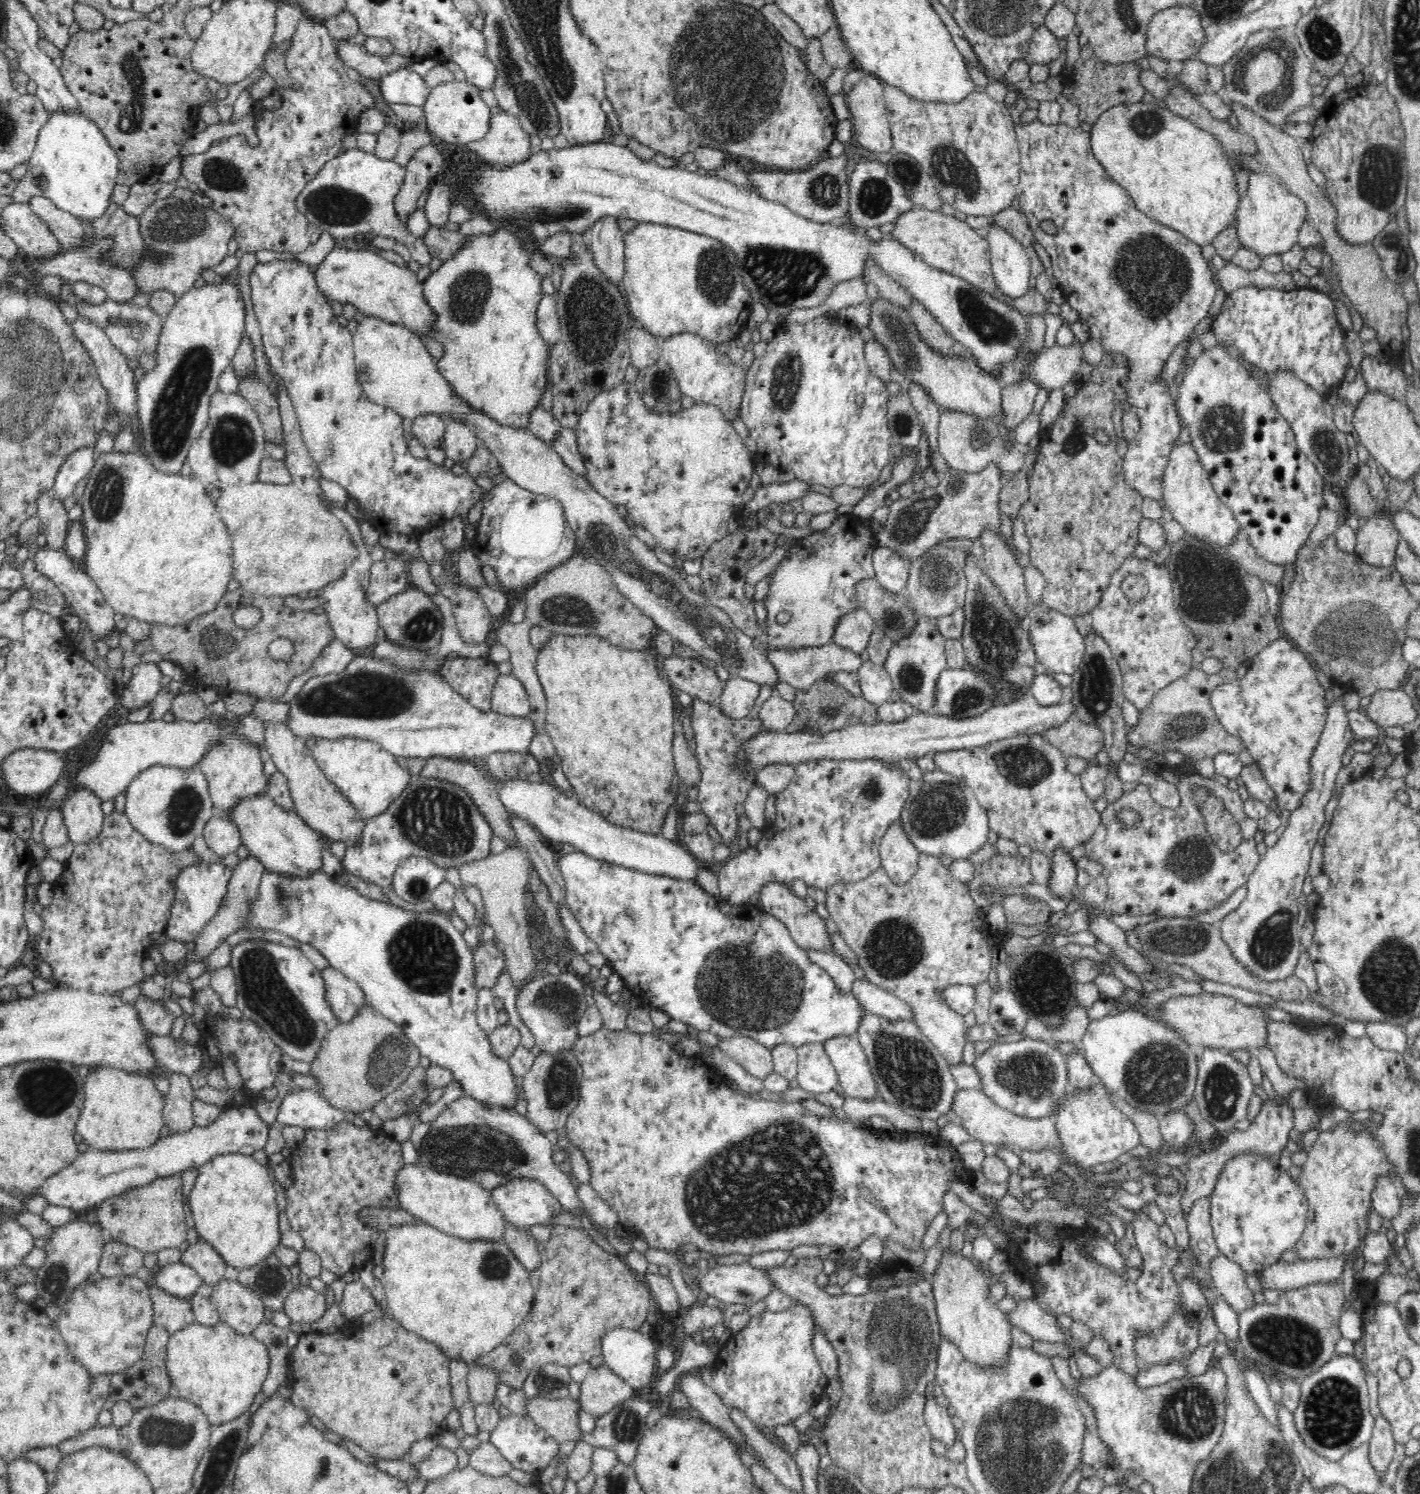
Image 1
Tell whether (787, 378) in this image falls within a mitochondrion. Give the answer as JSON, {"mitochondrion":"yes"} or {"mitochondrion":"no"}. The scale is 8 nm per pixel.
{"mitochondrion":"yes"}

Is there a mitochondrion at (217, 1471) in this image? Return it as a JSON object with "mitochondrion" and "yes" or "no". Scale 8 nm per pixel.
{"mitochondrion":"yes"}

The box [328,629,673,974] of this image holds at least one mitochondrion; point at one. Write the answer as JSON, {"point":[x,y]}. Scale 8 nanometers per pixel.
{"point":[436,818]}

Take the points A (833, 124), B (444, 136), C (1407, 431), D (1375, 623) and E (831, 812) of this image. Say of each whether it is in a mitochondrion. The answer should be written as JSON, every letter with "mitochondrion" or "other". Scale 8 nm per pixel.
{"A":"other","B":"other","C":"other","D":"mitochondrion","E":"other"}

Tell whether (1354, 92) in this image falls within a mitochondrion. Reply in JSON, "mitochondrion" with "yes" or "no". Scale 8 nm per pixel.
{"mitochondrion":"no"}

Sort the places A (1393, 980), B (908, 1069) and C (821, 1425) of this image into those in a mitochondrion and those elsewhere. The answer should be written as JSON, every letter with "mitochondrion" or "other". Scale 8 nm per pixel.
{"A":"mitochondrion","B":"mitochondrion","C":"other"}

